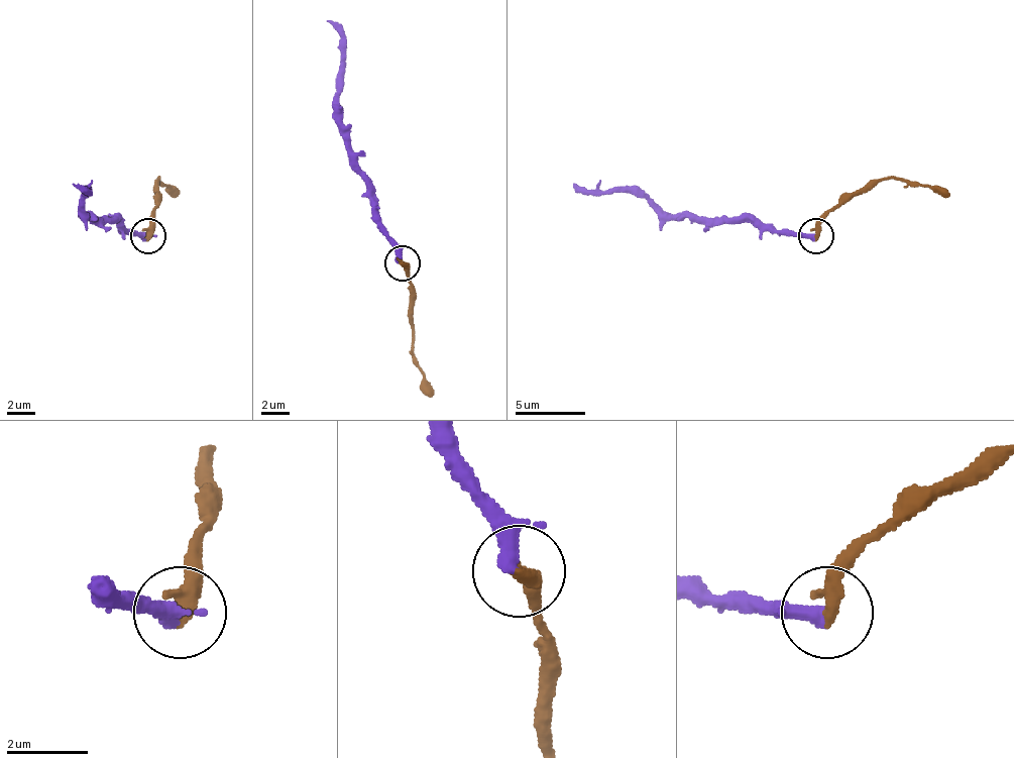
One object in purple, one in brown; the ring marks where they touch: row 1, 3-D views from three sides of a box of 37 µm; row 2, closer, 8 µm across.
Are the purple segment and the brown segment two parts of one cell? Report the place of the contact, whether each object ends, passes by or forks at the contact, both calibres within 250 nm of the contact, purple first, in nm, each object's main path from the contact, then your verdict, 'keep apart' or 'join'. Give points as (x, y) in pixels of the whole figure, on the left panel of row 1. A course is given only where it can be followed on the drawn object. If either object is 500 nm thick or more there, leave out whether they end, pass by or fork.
(147, 235) | purple passes by | brown ends | 280/440 nm | purple via (148, 236), (117, 222), (103, 222), (96, 215), (89, 215), (86, 191), (72, 184) | brown via (148, 236), (148, 226), (155, 212), (159, 177), (177, 195) | keep apart

